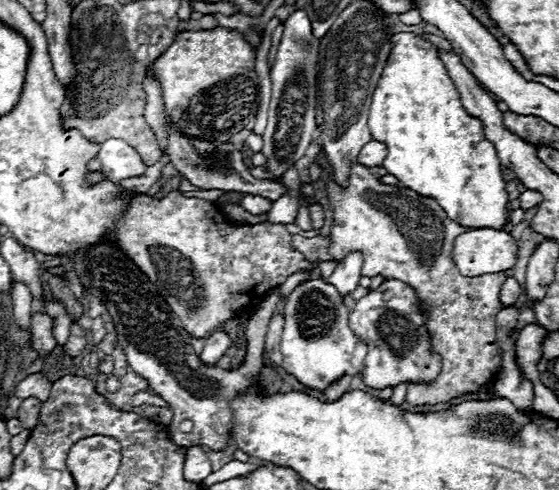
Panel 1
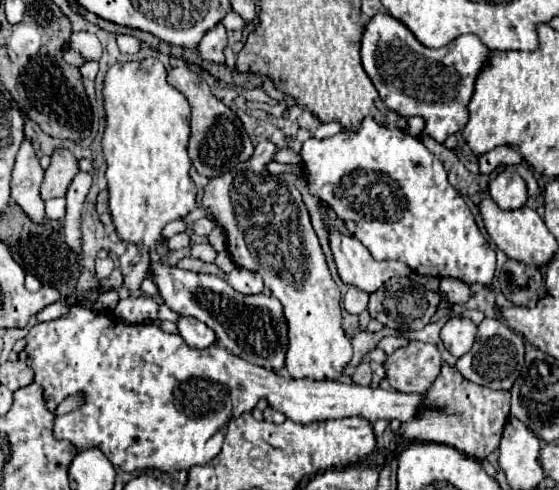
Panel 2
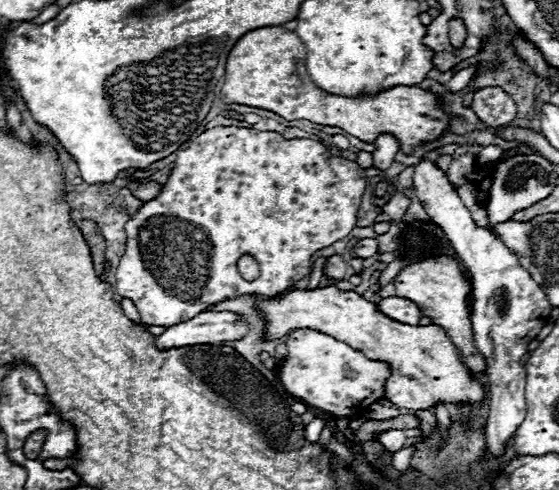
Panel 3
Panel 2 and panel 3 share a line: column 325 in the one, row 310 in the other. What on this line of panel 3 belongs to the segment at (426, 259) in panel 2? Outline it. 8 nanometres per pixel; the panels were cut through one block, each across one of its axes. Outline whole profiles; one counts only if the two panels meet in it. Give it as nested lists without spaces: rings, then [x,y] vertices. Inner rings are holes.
[[[218,126],[218,128],[206,130],[186,150],[178,150],[176,164],[172,168],[168,180],[162,184],[160,194],[156,198],[152,198],[150,202],[146,202],[126,223],[126,249],[116,270],[115,291],[122,298],[128,298],[136,304],[142,322],[148,326],[172,326],[176,322],[184,322],[184,320],[194,318],[196,314],[204,312],[208,306],[212,306],[216,302],[238,298],[242,294],[274,296],[274,294],[286,290],[288,286],[296,284],[298,280],[302,280],[306,276],[306,272],[310,272],[310,264],[312,264],[310,258],[314,256],[316,250],[322,250],[352,232],[352,228],[356,226],[356,216],[358,216],[360,200],[362,200],[362,194],[366,192],[366,186],[368,186],[368,178],[366,178],[364,168],[360,168],[356,162],[350,162],[346,158],[330,156],[326,146],[316,140],[306,140],[306,138],[286,140],[278,132],[256,132],[252,128],[236,128],[236,126]],[[244,254],[250,254],[260,264],[260,278],[254,282],[244,280],[238,272],[238,260]]]

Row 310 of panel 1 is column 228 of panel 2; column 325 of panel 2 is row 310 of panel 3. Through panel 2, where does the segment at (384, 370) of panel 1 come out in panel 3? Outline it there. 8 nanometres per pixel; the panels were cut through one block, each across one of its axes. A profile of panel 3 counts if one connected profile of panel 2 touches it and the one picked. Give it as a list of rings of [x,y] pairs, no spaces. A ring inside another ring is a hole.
[[[388,296],[388,298],[382,298],[378,302],[378,308],[392,320],[396,322],[402,322],[402,324],[412,324],[416,326],[422,318],[422,312],[420,308],[412,302],[412,300],[406,300],[406,298],[400,298],[400,296]]]

